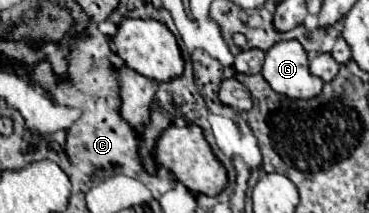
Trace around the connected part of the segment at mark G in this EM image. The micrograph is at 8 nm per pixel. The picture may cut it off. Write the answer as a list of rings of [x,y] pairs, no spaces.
[[[295,39],[277,41],[267,53],[261,75],[277,91],[291,99],[311,99],[321,93],[323,81],[311,75],[303,45]]]

